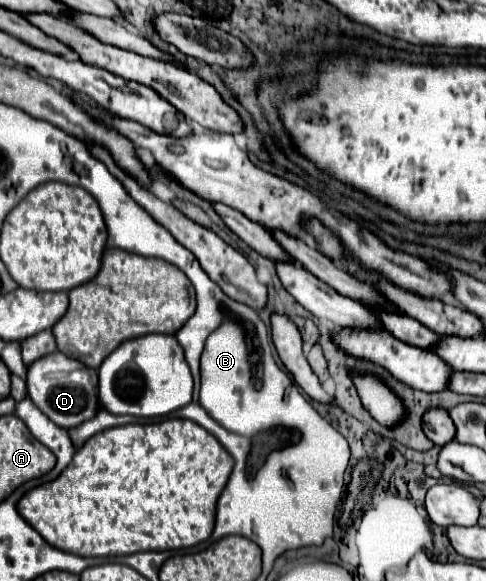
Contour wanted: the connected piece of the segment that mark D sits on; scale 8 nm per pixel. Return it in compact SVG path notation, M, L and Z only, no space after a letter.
M61 352L49 354L29 366L27 372L27 392L35 406L57 426L75 428L85 420L91 420L99 412L97 398L97 370L81 364L75 358L69 358Z

